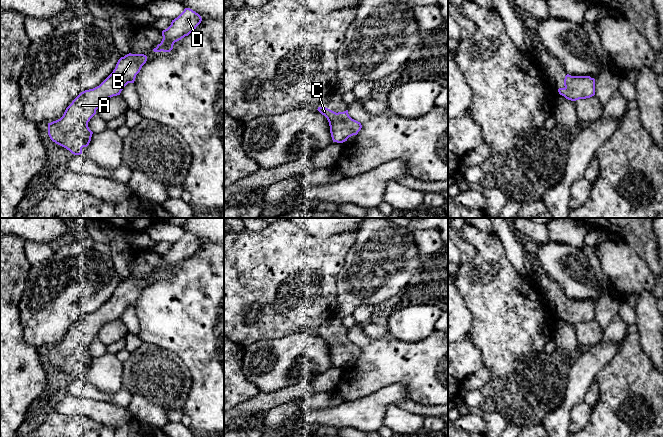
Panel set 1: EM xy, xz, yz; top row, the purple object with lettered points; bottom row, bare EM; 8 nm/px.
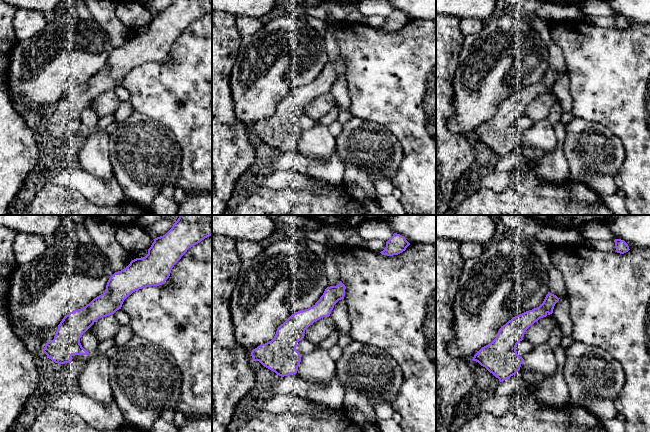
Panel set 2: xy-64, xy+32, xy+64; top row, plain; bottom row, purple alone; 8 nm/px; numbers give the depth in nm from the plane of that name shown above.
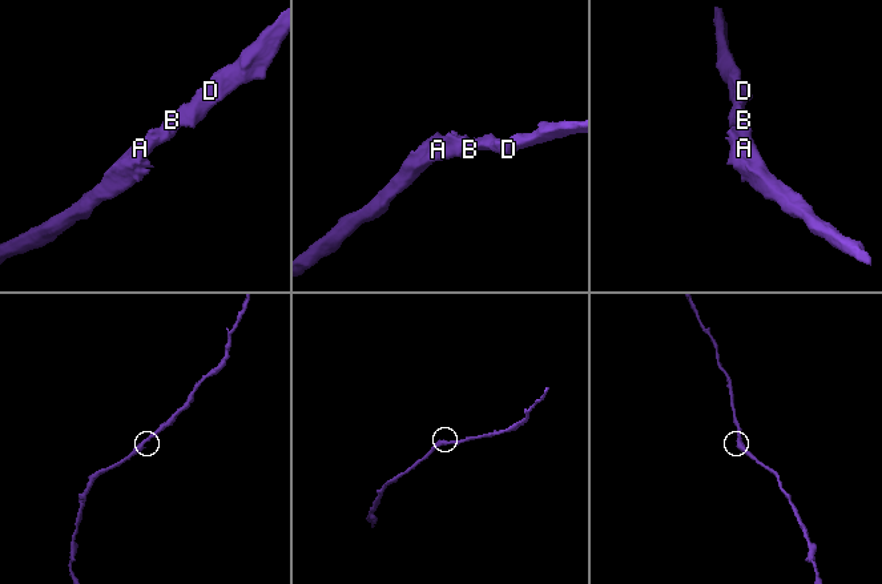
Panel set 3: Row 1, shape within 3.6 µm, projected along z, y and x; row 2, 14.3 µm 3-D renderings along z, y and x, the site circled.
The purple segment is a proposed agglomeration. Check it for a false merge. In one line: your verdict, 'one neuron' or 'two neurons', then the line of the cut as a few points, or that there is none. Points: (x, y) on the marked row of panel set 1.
one neuron | no cut

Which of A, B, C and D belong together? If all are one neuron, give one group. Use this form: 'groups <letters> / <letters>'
groups A B C D

